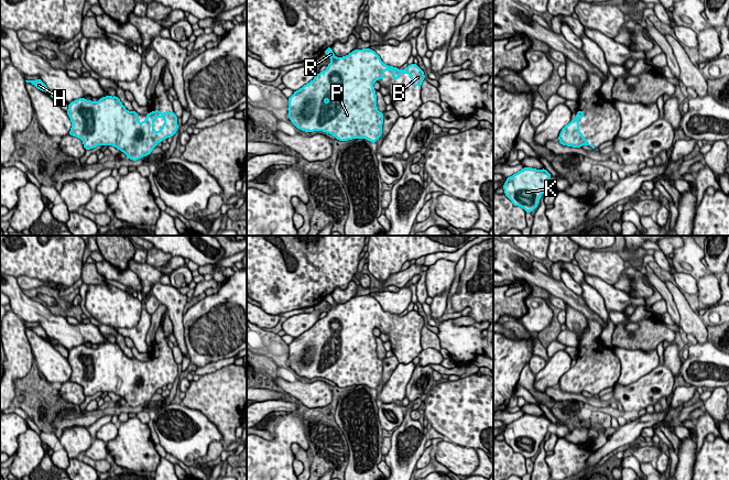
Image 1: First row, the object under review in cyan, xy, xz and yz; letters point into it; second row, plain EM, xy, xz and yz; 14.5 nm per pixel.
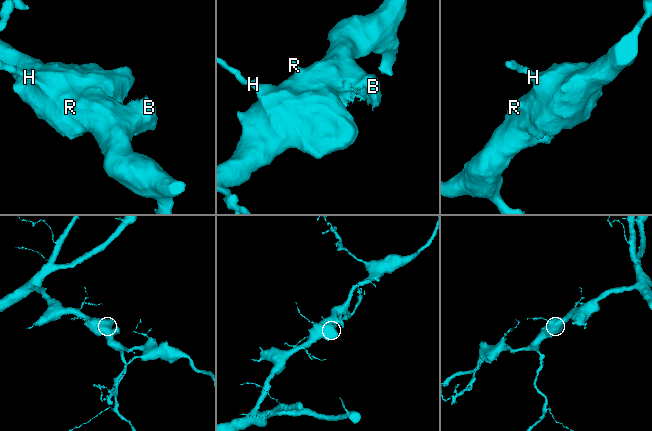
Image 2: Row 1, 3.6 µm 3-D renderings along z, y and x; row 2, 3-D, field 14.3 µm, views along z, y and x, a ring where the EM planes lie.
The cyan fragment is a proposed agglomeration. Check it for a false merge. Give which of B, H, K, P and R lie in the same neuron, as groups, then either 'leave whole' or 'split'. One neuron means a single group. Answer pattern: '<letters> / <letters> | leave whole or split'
B H K P R | leave whole

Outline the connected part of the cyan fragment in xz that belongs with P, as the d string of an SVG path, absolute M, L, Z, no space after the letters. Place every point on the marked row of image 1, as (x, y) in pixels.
M328 47L324 54L331 58L330 64L289 98L289 119L302 131L324 131L339 141L367 139L374 144L381 137L383 112L378 111L373 83L384 79L385 70L392 72L393 79L399 79L400 74L410 74L411 85L420 89L425 78L424 72L416 64L400 70L383 64L380 56L370 48L355 50L344 57L336 57L331 47Z

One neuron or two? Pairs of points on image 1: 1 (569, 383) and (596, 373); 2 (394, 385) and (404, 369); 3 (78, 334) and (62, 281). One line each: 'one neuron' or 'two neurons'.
1: one neuron
2: one neuron
3: two neurons

